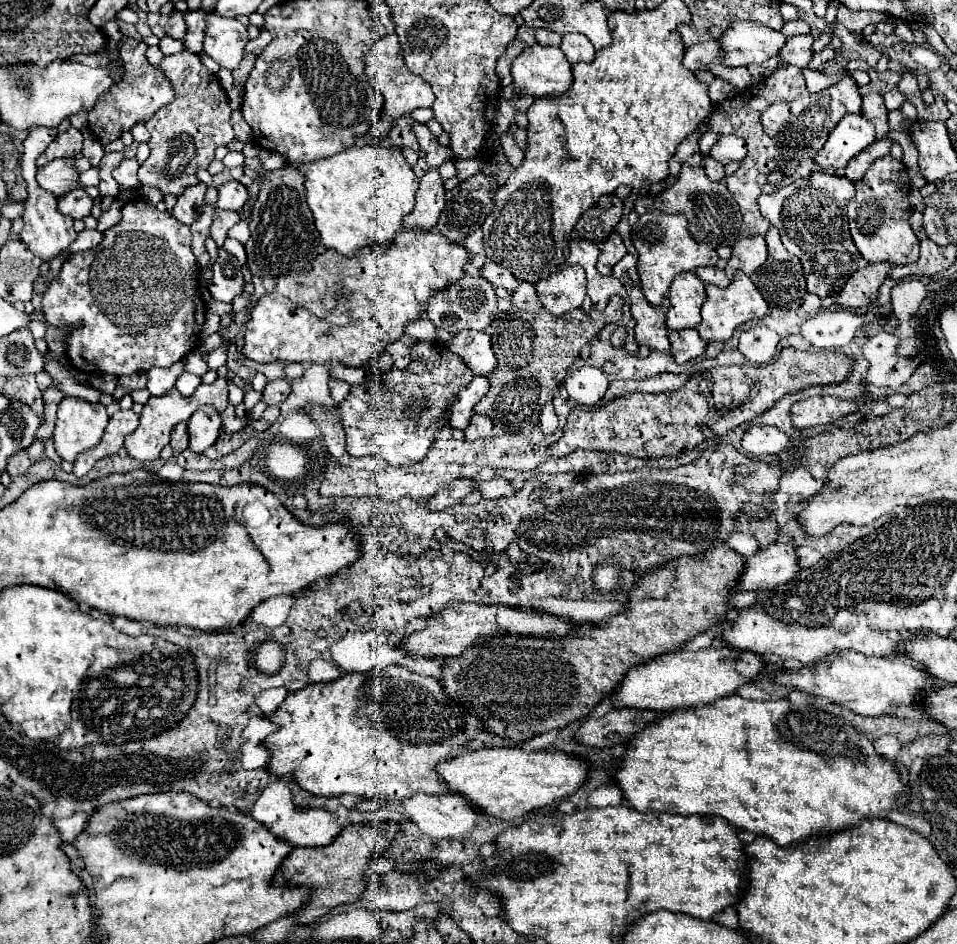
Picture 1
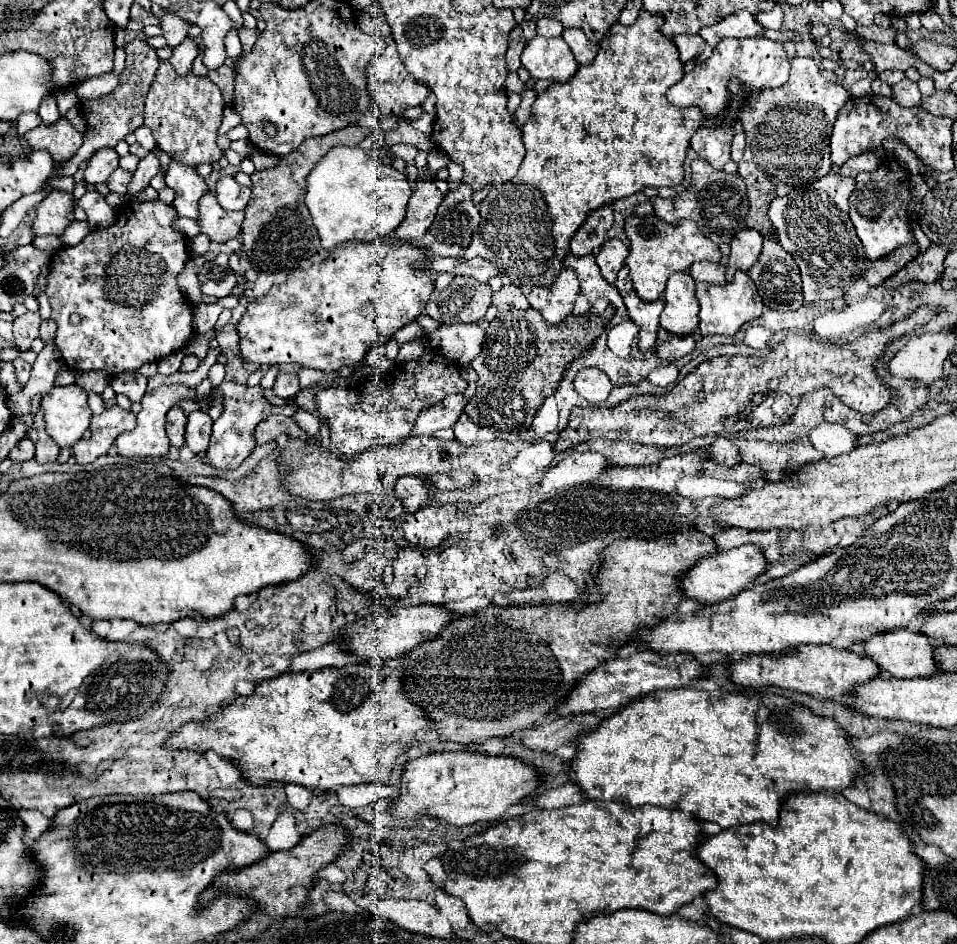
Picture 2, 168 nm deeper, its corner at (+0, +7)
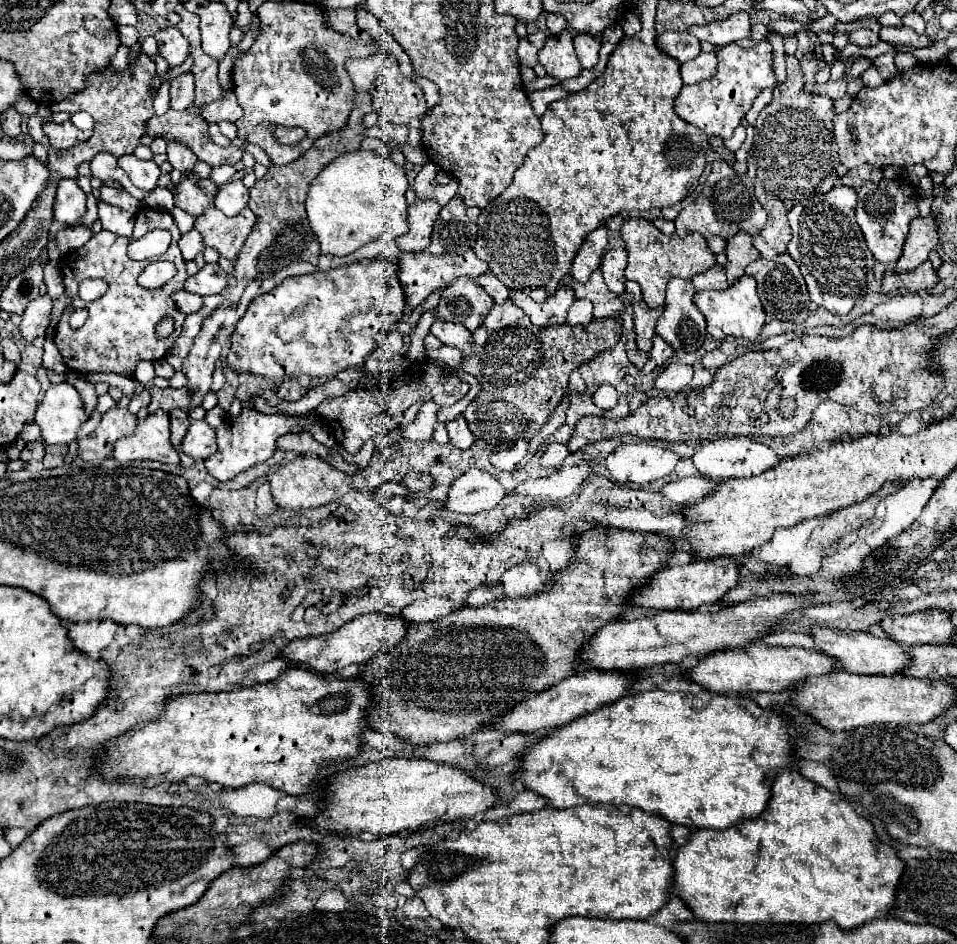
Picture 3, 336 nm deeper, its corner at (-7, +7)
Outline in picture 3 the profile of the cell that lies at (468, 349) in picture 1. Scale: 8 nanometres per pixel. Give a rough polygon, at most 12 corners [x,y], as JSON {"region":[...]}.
{"region":[[437,318],[431,334],[461,352],[473,352],[471,332],[463,324]]}

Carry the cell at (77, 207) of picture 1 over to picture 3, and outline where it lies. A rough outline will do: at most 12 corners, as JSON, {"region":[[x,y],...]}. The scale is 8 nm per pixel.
{"region":[[99,202],[103,230],[131,236],[135,216]]}

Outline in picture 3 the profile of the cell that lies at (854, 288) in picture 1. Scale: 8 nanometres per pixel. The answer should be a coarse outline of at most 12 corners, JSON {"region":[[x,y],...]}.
{"region":[[933,216],[915,218],[895,264],[909,272],[937,246]]}

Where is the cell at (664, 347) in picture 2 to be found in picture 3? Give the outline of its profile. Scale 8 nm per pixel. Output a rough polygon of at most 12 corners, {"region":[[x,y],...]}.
{"region":[[653,336],[649,358],[663,366],[675,350],[659,336]]}

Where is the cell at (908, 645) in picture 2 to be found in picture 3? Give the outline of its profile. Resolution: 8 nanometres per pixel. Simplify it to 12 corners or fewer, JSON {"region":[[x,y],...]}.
{"region":[[813,626],[813,648],[849,674],[897,674],[907,646]]}

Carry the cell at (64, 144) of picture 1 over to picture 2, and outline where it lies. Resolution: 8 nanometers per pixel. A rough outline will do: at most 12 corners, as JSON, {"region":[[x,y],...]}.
{"region":[[66,118],[40,124],[24,138],[48,150],[58,166],[82,146],[82,134]]}

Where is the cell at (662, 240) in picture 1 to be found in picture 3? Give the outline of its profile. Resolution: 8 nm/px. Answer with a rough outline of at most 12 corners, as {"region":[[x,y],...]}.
{"region":[[631,218],[621,228],[625,278],[661,308],[671,278],[715,266],[705,238],[663,236]]}

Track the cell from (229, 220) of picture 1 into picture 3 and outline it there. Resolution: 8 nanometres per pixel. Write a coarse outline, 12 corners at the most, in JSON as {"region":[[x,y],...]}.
{"region":[[209,208],[195,220],[203,244],[235,260],[257,216],[245,208],[221,216]]}

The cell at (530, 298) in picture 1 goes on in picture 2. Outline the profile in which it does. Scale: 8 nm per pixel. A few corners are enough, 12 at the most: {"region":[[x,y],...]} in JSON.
{"region":[[506,284],[492,296],[500,310],[530,308],[520,286]]}

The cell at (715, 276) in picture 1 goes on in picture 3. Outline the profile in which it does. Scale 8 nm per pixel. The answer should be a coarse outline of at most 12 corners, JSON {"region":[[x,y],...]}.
{"region":[[723,266],[693,276],[695,290],[729,288]]}

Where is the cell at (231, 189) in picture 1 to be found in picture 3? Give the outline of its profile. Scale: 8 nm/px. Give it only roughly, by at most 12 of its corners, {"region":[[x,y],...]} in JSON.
{"region":[[241,180],[227,182],[215,196],[225,216],[247,208],[249,190]]}

